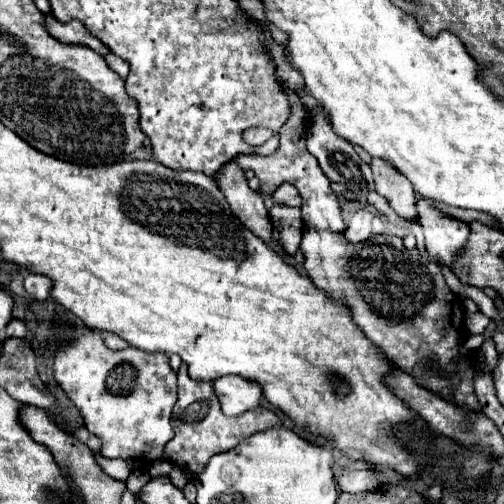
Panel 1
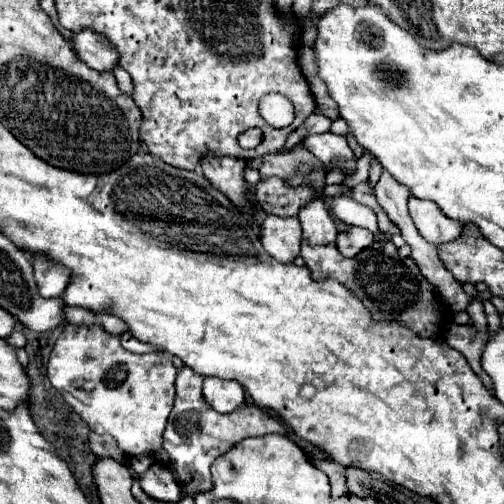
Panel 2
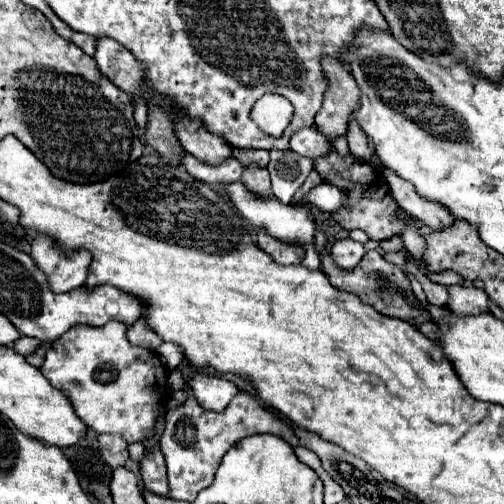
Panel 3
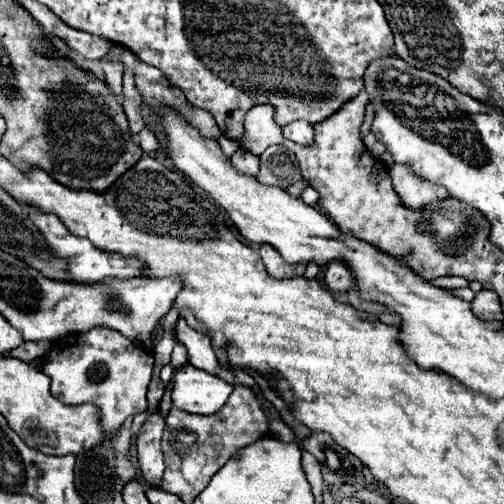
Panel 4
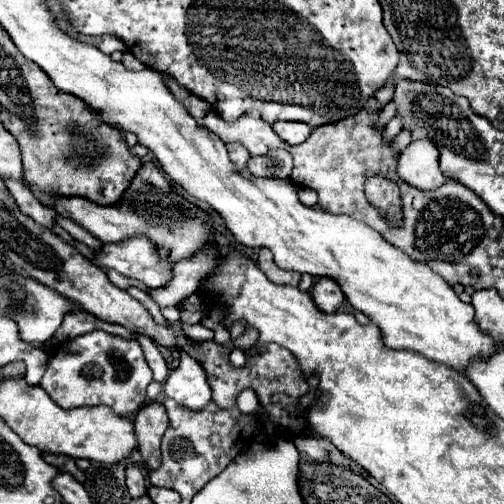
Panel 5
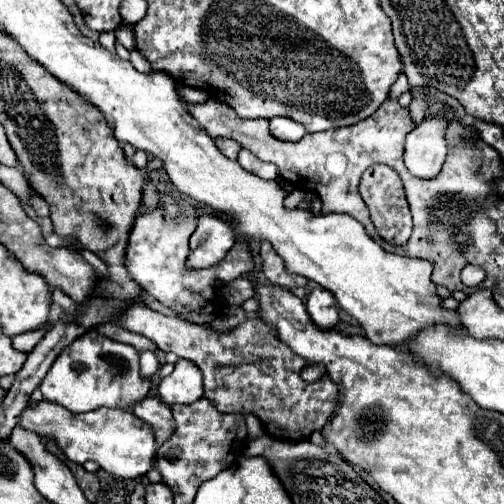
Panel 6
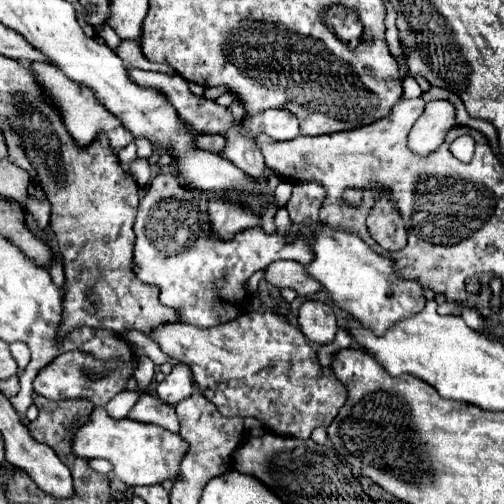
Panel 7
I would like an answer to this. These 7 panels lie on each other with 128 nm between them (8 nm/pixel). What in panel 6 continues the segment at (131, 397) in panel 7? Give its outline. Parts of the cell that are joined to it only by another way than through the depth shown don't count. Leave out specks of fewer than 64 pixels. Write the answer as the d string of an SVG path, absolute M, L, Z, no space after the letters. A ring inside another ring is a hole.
M142 352L140 354L140 376L142 378L152 378L156 372L160 370L160 364L158 364L158 358L154 352Z

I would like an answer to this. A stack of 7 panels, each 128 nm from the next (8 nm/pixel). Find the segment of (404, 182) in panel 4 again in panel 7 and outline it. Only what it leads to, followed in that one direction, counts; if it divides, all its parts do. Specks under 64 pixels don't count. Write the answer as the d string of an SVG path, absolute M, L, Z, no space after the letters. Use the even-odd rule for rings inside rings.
M438 100L438 102L428 102L424 114L416 120L414 128L410 130L408 136L408 146L412 152L420 156L428 156L434 152L442 142L448 130L456 126L456 110L452 102L448 100Z

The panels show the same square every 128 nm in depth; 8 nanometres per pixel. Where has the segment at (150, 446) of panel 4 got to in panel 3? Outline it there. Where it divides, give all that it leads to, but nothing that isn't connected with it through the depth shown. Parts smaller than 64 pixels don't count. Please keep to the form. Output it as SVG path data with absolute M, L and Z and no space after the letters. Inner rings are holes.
M160 446L146 448L146 454L140 462L140 474L142 474L142 482L144 482L146 490L160 494L160 496L168 496L166 464L164 464L164 456L160 452Z

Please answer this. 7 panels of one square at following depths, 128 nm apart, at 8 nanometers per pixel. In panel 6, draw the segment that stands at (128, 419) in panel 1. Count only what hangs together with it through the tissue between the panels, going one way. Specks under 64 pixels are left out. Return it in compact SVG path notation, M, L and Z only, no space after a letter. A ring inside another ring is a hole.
M86 332L56 358L40 390L48 402L60 404L70 412L90 412L100 406L130 410L148 396L150 382L140 376L138 352L132 346L108 340L96 332Z

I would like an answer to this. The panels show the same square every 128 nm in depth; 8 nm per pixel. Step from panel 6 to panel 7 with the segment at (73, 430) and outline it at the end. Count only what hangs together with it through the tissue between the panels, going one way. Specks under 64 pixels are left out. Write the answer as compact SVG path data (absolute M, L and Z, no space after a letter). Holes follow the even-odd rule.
M96 408L92 412L90 422L76 430L72 448L78 456L84 456L84 458L106 458L106 460L110 460L114 464L114 474L122 482L126 482L128 486L154 486L154 484L162 484L164 480L174 480L180 474L180 462L182 462L184 454L188 452L188 442L182 440L178 434L172 434L170 430L164 430L160 426L134 422L130 418L116 422L106 414L104 408Z

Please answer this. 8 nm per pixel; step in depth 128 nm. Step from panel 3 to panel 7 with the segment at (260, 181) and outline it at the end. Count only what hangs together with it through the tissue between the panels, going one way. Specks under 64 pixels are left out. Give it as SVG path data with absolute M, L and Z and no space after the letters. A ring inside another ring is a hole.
M198 134L196 144L200 150L220 152L224 148L224 136L222 134Z

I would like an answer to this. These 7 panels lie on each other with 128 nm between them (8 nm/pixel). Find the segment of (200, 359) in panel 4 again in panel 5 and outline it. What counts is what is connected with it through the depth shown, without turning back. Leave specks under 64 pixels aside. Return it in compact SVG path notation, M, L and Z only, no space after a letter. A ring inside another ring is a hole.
M182 324L182 330L184 330L184 334L186 334L190 340L194 340L194 342L214 338L214 332L208 330L208 328L204 328L202 324L192 324L192 326L190 326L190 324Z

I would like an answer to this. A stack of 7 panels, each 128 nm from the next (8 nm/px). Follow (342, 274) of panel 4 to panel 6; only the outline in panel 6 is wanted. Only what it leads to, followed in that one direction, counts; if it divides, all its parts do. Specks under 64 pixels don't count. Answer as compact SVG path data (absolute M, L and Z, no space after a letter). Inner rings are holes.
M320 286L310 292L306 300L306 312L318 328L334 328L338 324L336 300L332 300L330 292L322 292Z

